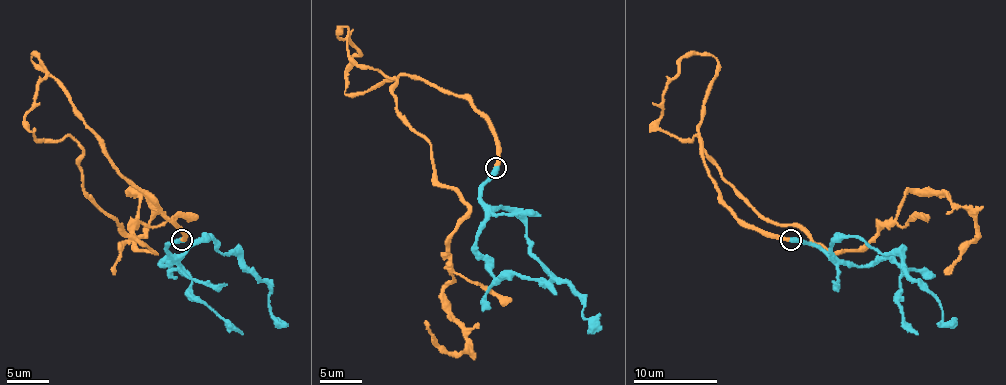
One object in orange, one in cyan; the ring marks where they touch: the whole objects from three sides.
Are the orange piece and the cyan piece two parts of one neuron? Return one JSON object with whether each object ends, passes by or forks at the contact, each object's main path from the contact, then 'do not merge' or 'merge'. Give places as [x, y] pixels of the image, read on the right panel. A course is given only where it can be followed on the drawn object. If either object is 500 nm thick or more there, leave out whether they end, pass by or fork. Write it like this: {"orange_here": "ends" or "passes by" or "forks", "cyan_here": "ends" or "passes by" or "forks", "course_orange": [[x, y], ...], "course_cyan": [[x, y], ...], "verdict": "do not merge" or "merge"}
{"course_orange": [[789, 239], [722, 201], [718, 61], [689, 55], [651, 130], [831, 252], [942, 193], [976, 229], [944, 275]], "course_cyan": [[791, 239], [831, 254], [835, 241], [863, 237], [884, 254], [896, 254], [940, 306], [944, 323], [957, 319]], "verdict": "merge"}

